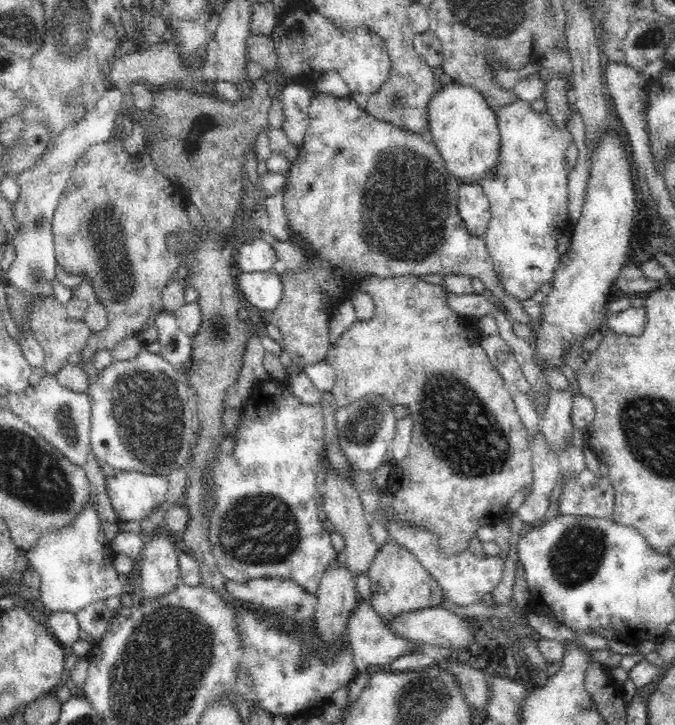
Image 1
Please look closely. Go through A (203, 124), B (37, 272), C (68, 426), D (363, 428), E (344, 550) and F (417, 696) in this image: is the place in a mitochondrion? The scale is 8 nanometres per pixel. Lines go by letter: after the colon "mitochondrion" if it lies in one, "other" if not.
A: mitochondrion
B: mitochondrion
C: mitochondrion
D: mitochondrion
E: other
F: mitochondrion

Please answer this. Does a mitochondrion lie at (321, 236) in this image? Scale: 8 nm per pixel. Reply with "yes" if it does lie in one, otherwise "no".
no

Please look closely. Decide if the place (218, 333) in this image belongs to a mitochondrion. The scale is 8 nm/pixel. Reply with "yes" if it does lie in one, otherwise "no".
yes

